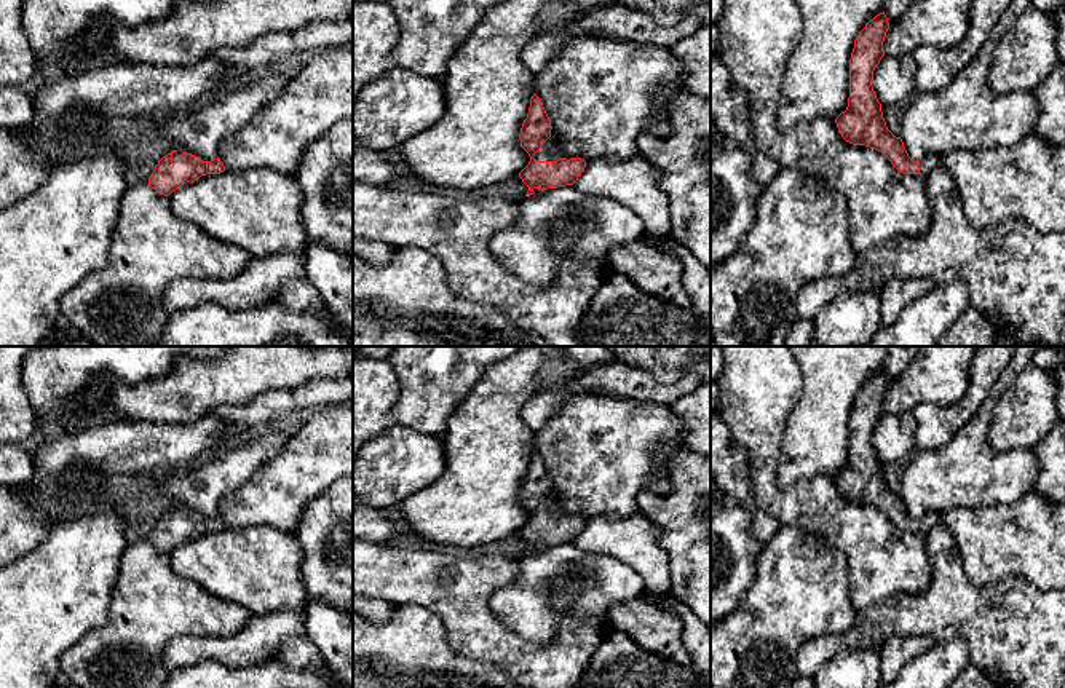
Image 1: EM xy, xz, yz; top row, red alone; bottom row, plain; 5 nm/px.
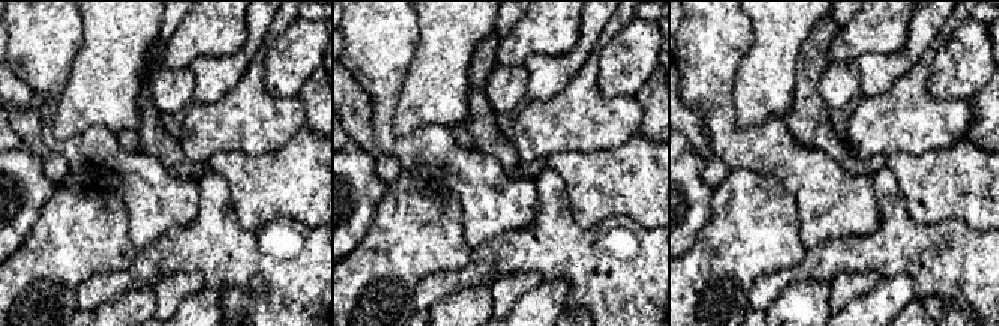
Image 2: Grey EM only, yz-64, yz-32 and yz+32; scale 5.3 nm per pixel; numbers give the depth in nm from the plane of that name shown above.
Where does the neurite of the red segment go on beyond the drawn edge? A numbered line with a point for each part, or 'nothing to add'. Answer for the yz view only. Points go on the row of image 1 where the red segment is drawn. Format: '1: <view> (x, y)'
1: yz (926, 165)

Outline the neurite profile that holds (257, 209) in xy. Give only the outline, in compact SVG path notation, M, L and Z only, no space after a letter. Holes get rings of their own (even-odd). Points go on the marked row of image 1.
M267 166L206 174L169 195L172 214L252 257L305 255L308 236L302 225L302 190L292 176Z

